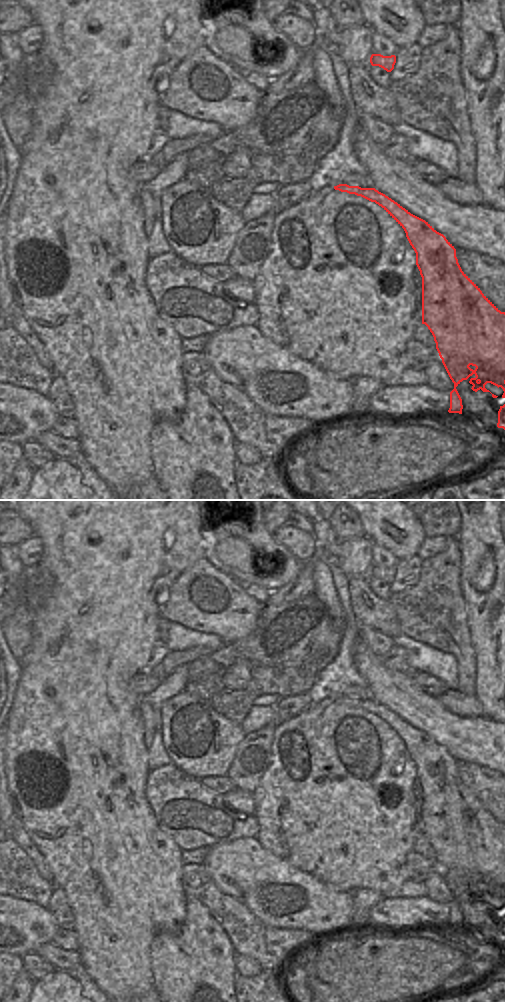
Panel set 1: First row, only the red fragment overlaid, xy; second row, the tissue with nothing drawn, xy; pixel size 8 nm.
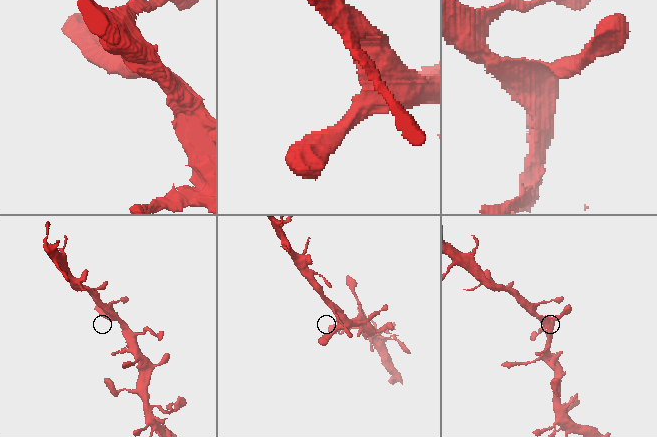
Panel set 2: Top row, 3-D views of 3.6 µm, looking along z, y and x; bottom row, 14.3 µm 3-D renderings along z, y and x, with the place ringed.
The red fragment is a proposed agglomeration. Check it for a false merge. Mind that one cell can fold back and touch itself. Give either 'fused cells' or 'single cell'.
single cell

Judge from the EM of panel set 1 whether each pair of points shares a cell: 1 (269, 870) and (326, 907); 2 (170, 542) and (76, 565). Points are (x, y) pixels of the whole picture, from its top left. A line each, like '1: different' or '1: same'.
1: same
2: same

